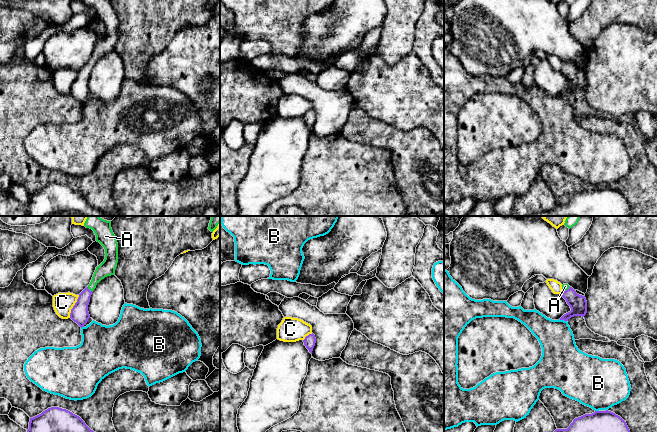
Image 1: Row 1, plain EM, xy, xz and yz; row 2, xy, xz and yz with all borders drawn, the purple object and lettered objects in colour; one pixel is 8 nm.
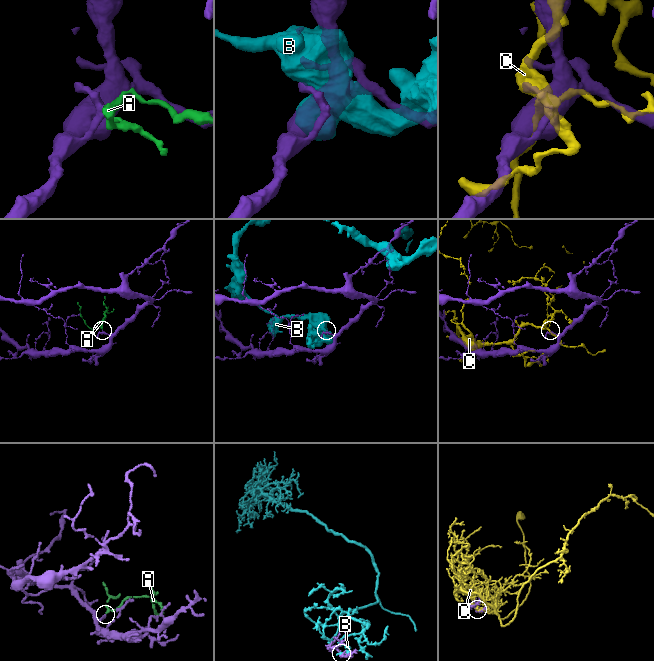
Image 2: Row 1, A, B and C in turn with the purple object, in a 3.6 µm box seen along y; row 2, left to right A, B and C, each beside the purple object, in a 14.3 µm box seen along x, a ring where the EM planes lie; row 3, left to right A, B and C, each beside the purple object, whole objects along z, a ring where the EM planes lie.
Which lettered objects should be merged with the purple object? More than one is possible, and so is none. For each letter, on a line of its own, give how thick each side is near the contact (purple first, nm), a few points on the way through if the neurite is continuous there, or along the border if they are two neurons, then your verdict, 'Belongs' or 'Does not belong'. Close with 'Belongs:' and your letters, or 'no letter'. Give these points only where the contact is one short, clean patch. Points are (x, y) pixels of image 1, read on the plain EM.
A: Thickness 140 nm (purple) against 130 nm. Path across: xy (79, 89), (84, 72), (89, 66), (93, 58), (107, 44). Belongs
B: Thickness 140 nm (purple) against 280 nm. Does not belong
C: Thickness 140 nm (purple) against 160 nm. Does not belong
Belongs: A

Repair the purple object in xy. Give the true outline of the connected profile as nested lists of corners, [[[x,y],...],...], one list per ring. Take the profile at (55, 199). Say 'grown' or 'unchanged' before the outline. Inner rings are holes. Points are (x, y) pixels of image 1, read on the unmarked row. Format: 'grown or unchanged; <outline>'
unchanged; [[[51,183],[30,194],[27,216],[109,216],[91,206],[85,198],[72,188],[59,183]]]

